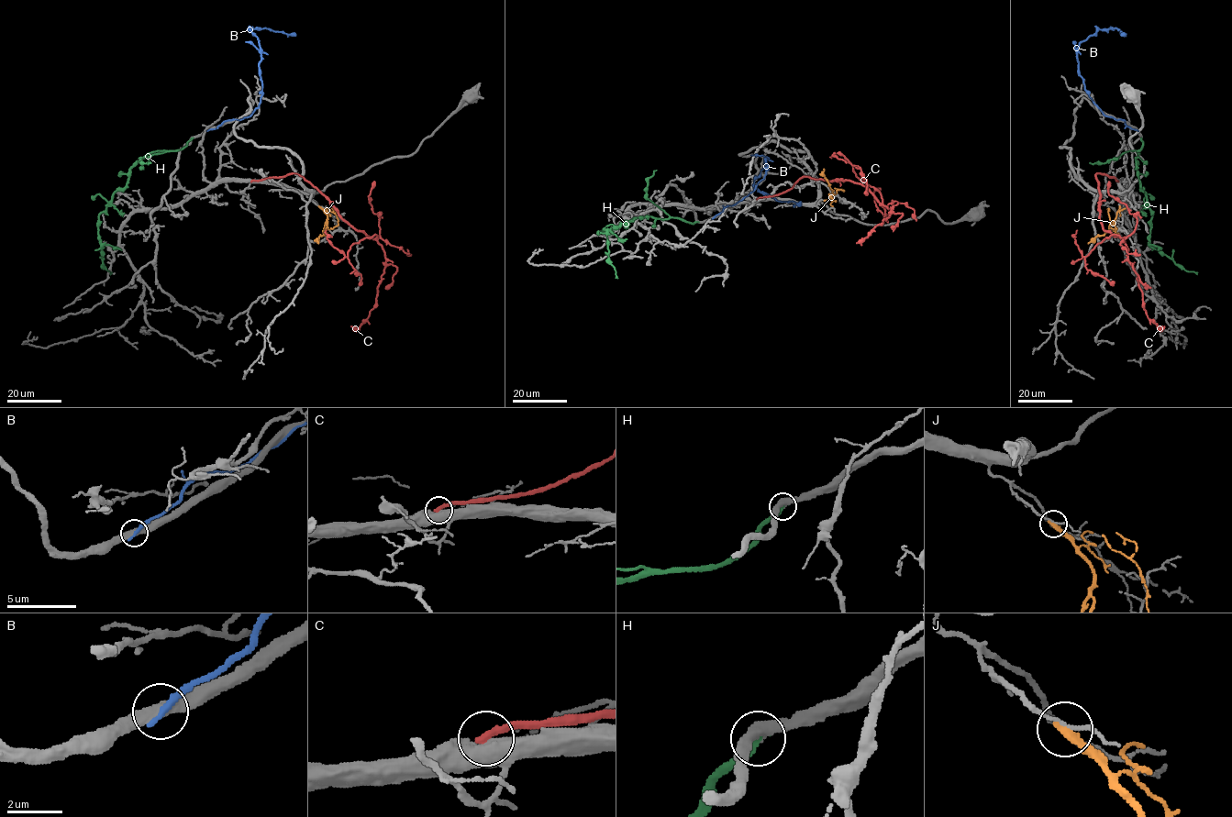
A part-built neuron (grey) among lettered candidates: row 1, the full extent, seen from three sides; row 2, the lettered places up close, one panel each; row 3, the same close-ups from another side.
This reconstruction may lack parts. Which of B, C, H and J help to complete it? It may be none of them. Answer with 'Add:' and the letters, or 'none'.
Add: H

